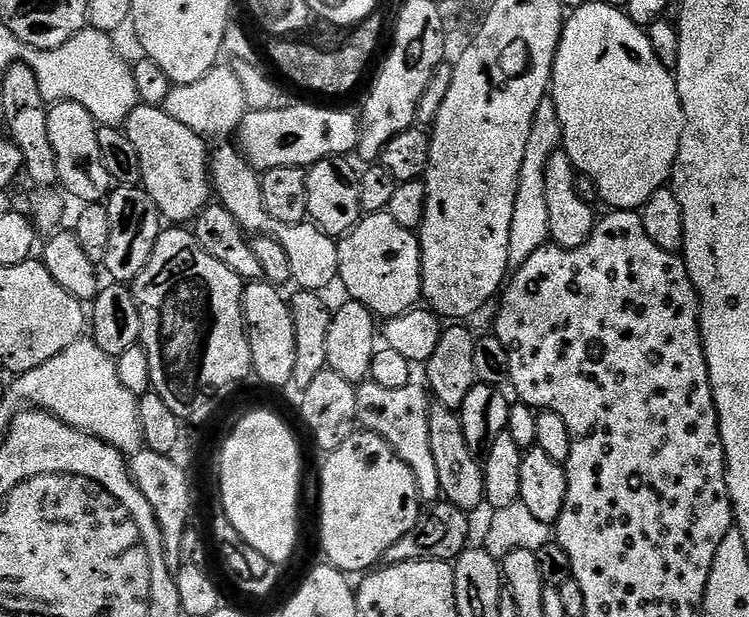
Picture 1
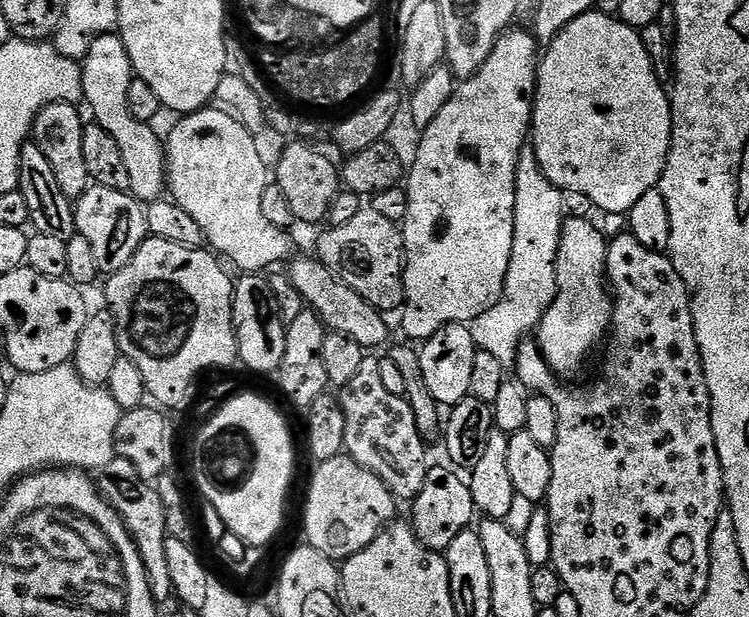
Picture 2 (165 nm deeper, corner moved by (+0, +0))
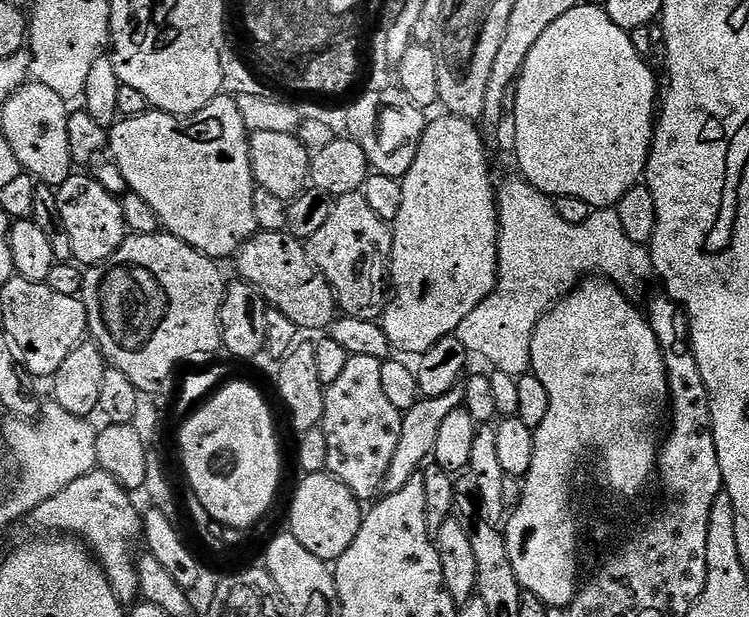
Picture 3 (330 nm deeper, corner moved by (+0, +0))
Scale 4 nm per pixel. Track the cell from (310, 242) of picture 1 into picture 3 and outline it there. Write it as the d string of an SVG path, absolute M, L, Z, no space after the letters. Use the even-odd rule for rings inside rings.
M221 94L216 99L211 100L202 110L198 110L189 116L175 116L169 112L159 110L149 110L141 116L130 116L117 119L116 123L110 128L110 153L116 159L116 164L120 167L120 172L124 175L124 180L128 183L127 187L133 192L137 192L142 198L150 202L150 206L159 217L163 231L177 236L182 242L186 242L191 248L196 248L203 252L205 256L221 258L239 253L245 240L256 235L256 214L254 212L254 194L258 187L256 178L252 174L252 146L250 143L250 133L244 124L244 119L240 113L240 105L231 95Z

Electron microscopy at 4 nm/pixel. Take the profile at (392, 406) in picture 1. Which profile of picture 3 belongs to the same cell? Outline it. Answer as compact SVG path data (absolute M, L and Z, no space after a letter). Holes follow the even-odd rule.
M370 354L349 356L342 375L324 389L322 427L328 450L327 471L342 481L361 502L371 501L377 495L375 492L383 489L386 472L390 470L402 434L404 413L388 401L382 386L383 365L384 361Z

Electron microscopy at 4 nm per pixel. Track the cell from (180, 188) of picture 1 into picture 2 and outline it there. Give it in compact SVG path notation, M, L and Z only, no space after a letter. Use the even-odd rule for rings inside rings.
M119 34L99 36L92 43L80 64L82 74L83 103L92 107L91 119L102 125L118 142L128 170L128 188L133 196L141 202L161 199L166 192L168 179L168 157L166 144L151 123L134 118L130 114L128 95L130 82L134 78L132 63L126 54L126 46Z

